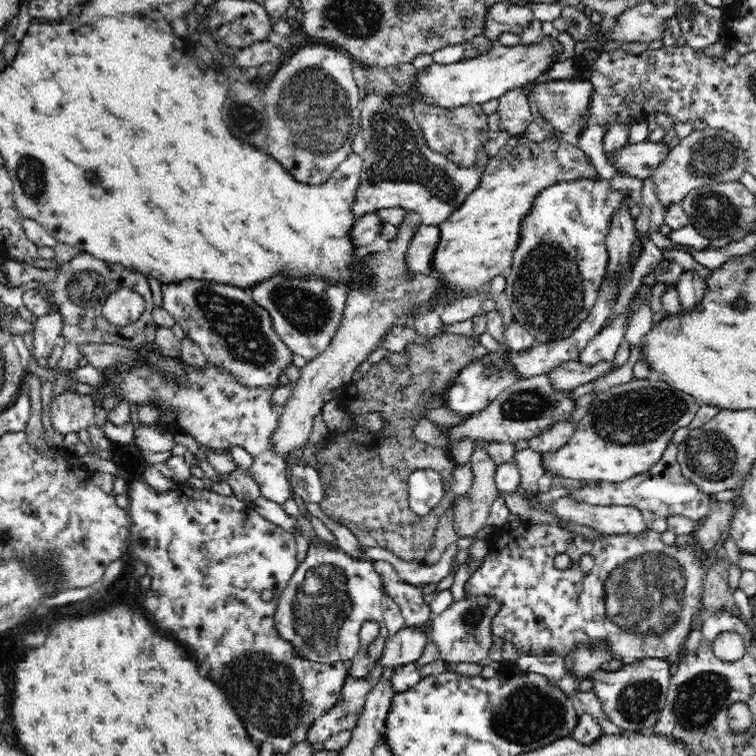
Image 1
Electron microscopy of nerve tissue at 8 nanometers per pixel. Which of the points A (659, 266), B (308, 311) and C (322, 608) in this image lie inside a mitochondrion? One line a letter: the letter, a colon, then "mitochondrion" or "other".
A: other
B: mitochondrion
C: mitochondrion

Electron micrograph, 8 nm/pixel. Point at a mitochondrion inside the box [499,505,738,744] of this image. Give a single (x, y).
(646, 594)

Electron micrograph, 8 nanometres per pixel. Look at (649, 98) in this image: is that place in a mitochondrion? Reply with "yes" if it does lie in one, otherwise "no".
no

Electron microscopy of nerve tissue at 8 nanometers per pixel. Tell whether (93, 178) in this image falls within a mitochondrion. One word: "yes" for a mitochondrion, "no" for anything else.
yes

